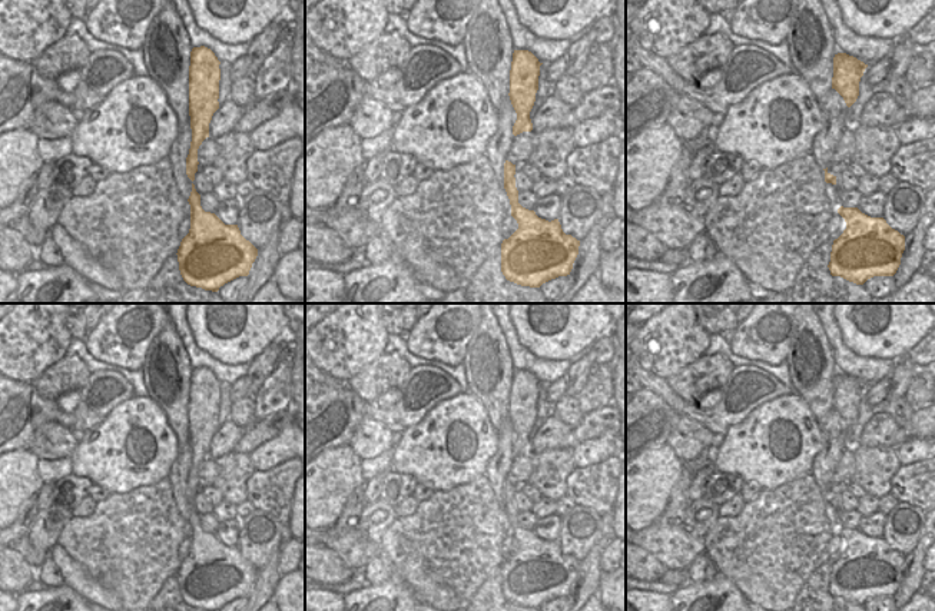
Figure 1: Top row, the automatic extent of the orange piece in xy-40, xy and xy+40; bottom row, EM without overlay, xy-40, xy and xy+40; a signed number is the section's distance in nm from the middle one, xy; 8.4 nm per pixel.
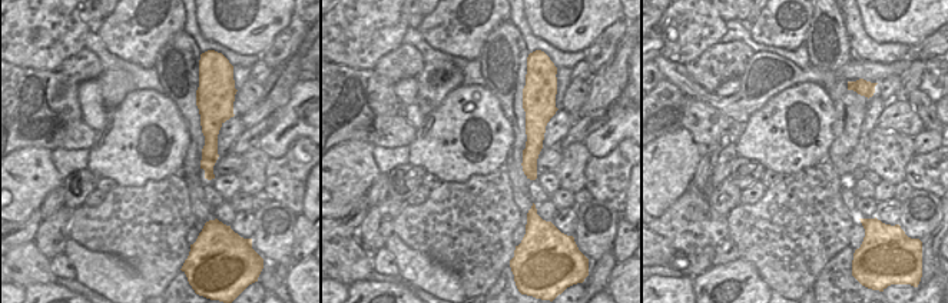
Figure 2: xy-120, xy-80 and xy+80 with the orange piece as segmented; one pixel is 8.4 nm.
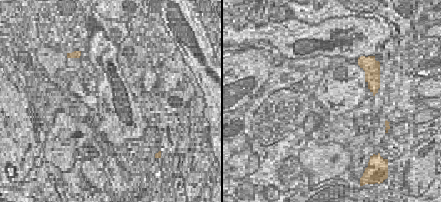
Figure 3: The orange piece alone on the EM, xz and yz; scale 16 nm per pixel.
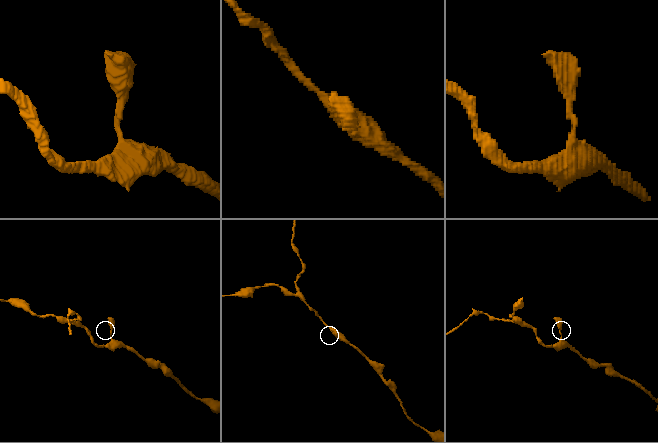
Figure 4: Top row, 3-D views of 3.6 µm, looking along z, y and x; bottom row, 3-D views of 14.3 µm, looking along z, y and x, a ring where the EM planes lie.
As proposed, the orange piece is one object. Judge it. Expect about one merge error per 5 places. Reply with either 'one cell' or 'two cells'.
one cell

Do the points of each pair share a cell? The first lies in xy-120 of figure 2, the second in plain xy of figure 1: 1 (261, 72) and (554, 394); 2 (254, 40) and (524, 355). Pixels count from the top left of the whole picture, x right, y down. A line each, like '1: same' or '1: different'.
1: same
2: different

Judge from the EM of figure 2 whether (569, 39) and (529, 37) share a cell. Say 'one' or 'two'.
two

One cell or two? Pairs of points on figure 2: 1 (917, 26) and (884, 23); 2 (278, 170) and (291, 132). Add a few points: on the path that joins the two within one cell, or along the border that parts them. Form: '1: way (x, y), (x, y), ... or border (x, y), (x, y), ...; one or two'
1: way (908, 23), (892, 23); one
2: border (289, 147), (281, 156), (269, 159); two

